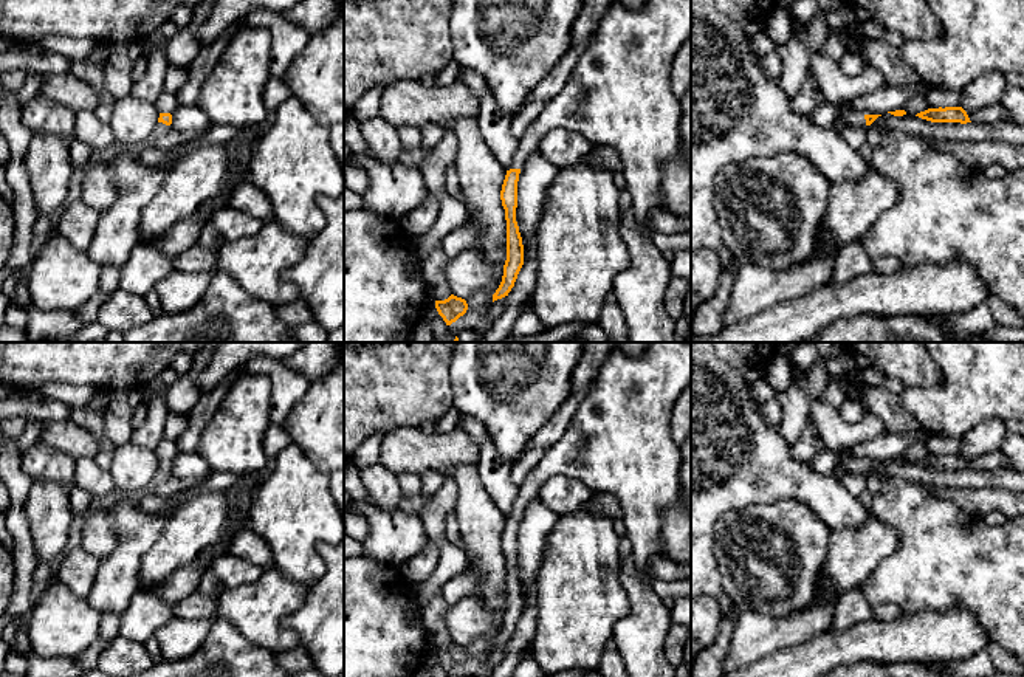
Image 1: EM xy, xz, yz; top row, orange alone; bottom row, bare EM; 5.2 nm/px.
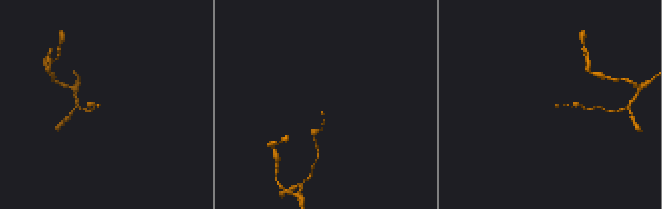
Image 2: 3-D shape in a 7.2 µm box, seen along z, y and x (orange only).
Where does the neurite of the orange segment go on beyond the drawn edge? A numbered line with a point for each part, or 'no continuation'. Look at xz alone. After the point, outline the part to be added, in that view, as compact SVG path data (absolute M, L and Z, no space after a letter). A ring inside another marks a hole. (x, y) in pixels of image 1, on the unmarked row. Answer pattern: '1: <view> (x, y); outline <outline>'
1: xz (618, 442); outline M651 342L640 355L627 355L613 345L601 363L587 397L578 406L565 432L545 451L519 486L513 516L522 516L527 503L538 497L544 482L553 476L579 480L593 494L609 493L618 500L620 521L632 547L631 556L648 581L644 567L654 556L661 555L660 514L665 508L672 507L682 493L680 466L683 455L680 445L671 437L671 414L688 386L691 386L691 342Z

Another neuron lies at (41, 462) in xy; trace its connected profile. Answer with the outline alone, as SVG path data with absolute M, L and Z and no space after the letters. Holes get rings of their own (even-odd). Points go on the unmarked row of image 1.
M36 443L20 454L20 460L23 471L33 479L74 485L76 460L59 449Z

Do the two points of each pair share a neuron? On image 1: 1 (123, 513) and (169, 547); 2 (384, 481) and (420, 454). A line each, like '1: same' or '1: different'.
1: different
2: different

